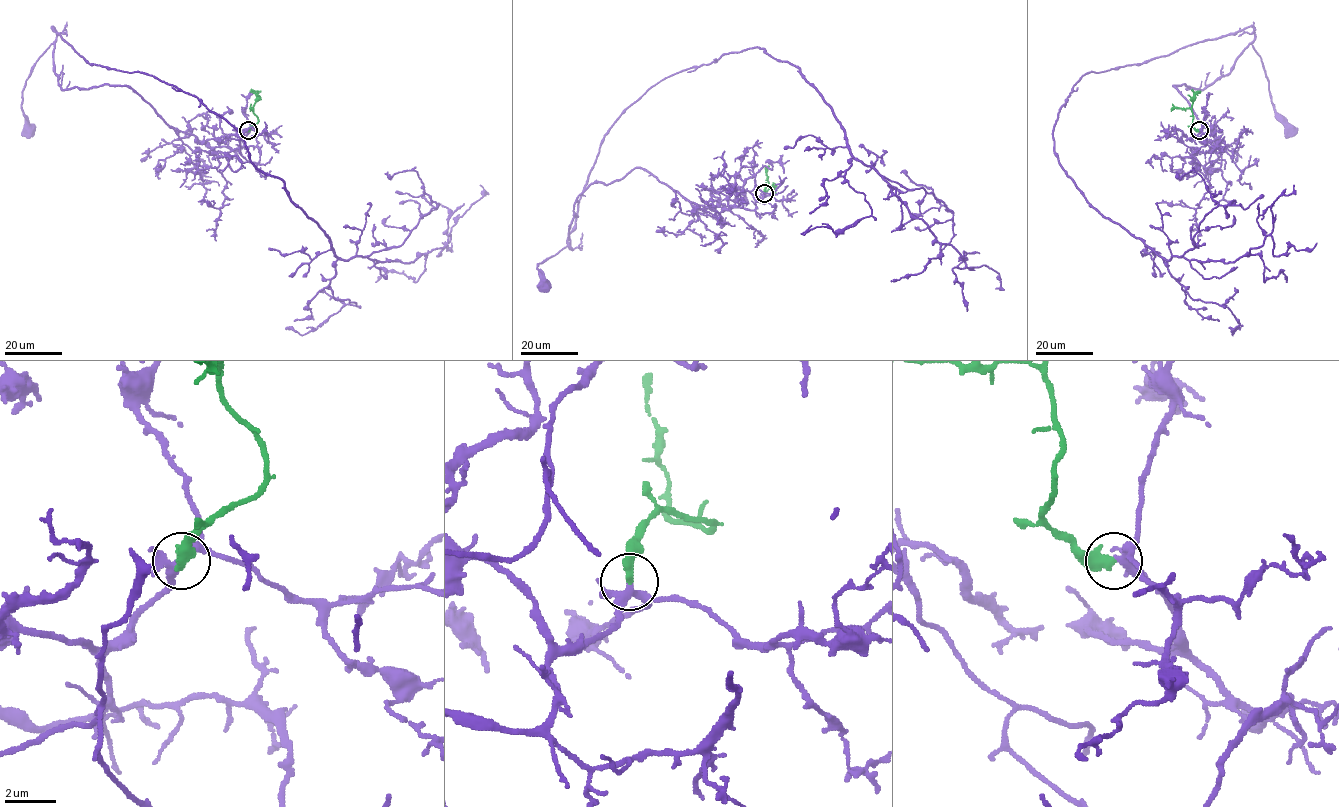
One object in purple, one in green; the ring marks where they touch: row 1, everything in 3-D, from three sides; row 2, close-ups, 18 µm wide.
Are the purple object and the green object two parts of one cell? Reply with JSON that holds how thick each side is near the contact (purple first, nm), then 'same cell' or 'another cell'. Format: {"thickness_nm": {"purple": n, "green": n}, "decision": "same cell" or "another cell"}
{"thickness_nm": {"purple": 280, "green": 400}, "decision": "same cell"}

